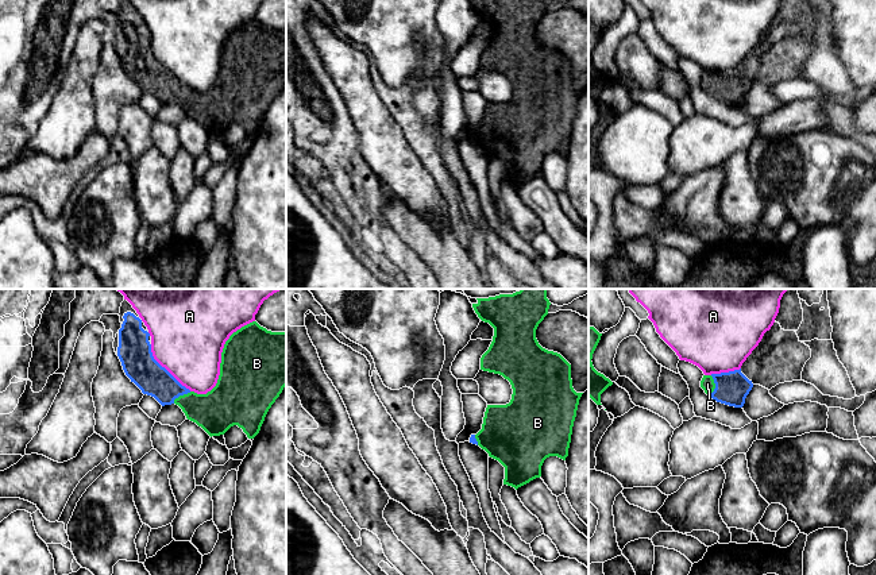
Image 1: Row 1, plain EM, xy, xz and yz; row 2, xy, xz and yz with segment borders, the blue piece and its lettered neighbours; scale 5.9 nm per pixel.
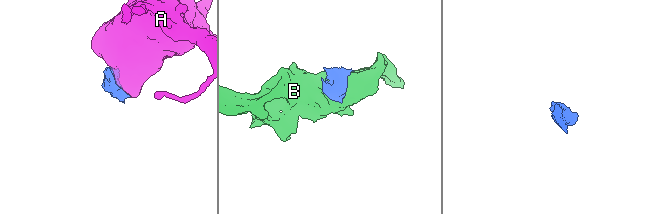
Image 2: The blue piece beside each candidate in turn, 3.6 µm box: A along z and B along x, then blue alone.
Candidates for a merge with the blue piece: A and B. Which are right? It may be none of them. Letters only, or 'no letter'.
B

